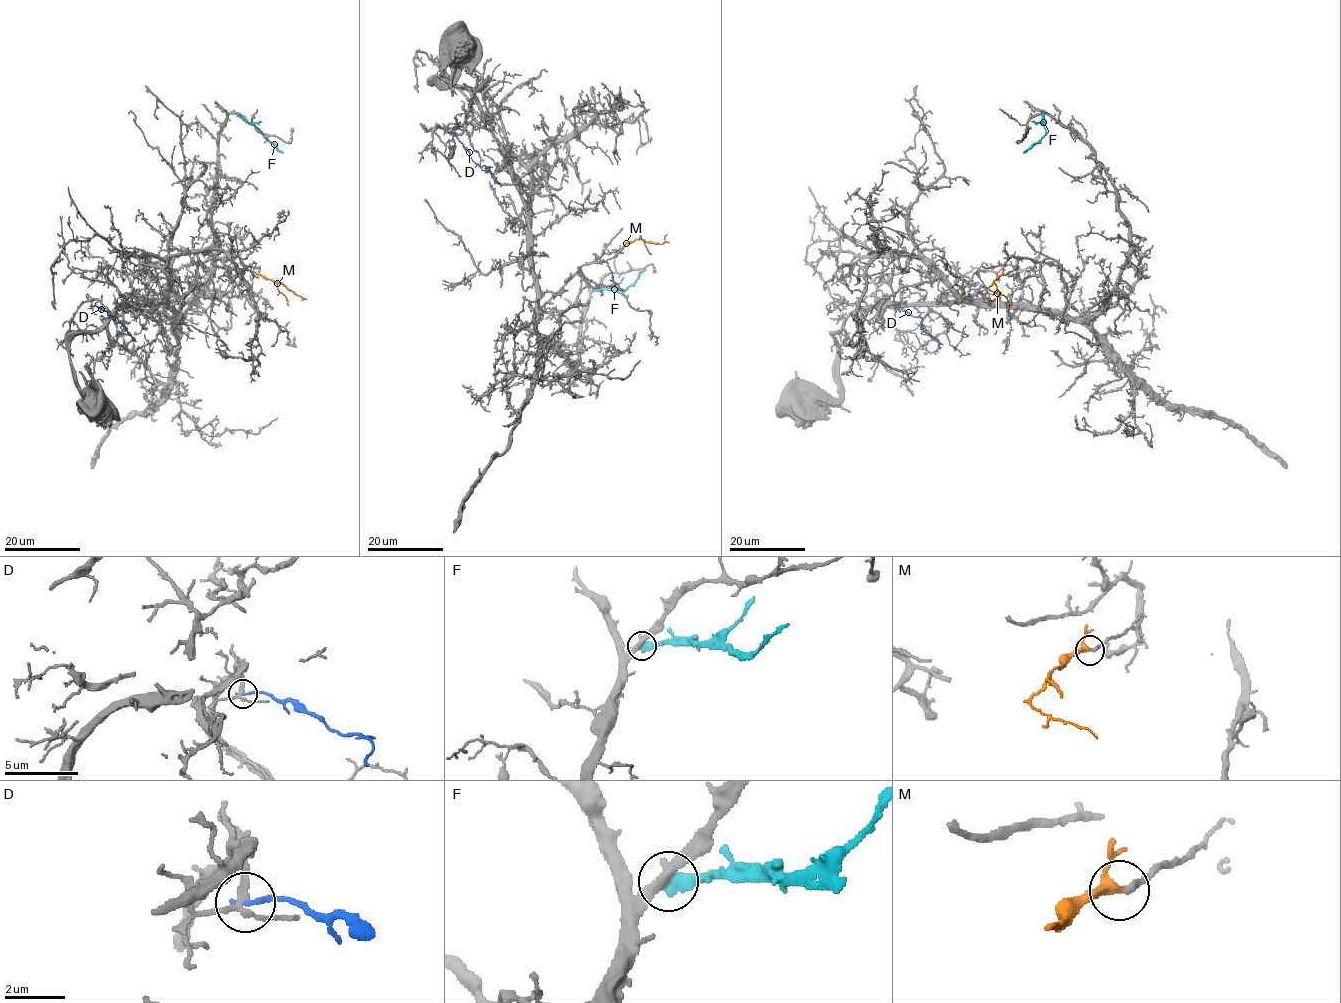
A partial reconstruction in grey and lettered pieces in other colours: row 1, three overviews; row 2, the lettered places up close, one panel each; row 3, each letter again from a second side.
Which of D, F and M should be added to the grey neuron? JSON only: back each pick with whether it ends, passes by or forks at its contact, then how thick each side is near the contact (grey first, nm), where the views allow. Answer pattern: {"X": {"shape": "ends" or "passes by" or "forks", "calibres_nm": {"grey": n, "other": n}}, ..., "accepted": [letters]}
{"M": {"shape": "passes by", "calibres_nm": {"grey": 240, "other": 260}}, "accepted": ["M"]}

